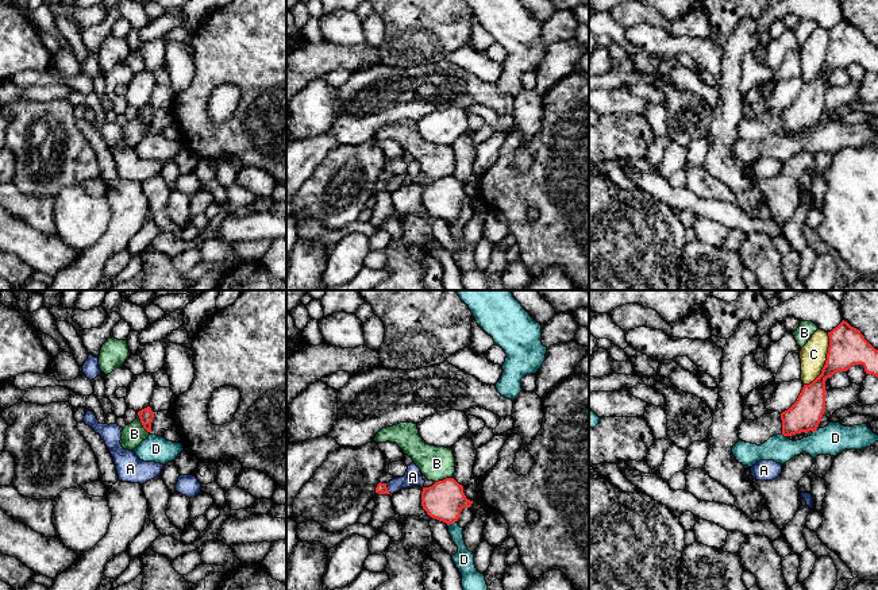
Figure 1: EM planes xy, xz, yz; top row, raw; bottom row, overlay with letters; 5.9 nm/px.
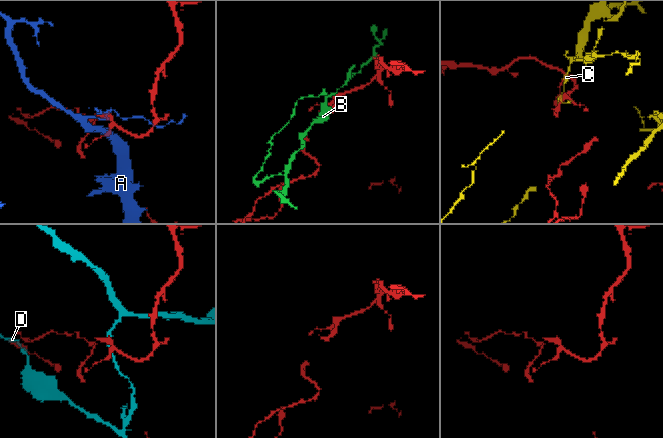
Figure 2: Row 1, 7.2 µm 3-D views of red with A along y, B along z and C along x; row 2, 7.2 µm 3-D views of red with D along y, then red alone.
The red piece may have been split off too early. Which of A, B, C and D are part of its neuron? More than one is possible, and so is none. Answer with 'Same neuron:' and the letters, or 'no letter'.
Same neuron: no letter

